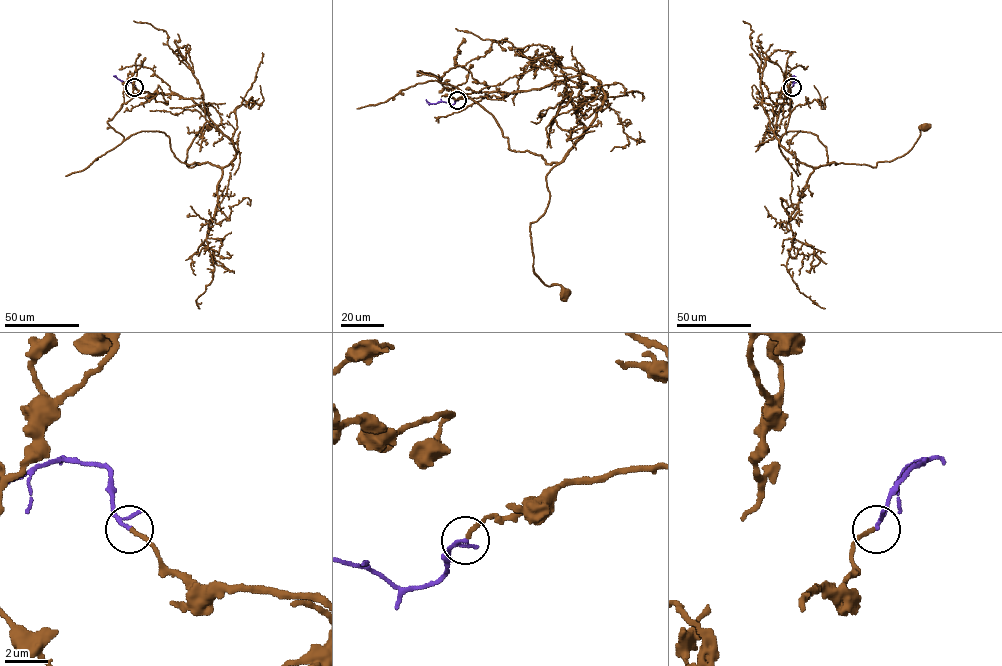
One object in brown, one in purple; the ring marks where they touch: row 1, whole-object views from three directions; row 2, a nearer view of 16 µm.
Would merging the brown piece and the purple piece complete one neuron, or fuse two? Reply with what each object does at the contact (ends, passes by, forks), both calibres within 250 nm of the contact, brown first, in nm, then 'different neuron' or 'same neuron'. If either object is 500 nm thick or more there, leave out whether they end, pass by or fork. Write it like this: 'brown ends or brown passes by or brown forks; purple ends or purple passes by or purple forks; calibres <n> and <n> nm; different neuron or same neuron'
brown ends; purple passes by; calibres 200 and 140 nm; same neuron

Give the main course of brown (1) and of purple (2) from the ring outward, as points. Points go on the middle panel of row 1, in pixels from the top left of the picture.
1: (457, 99), (583, 73), (599, 82), (602, 105), (546, 176), (548, 205), (530, 224), (533, 272), (562, 294)
2: (457, 99), (452, 104), (430, 103), (426, 99)

